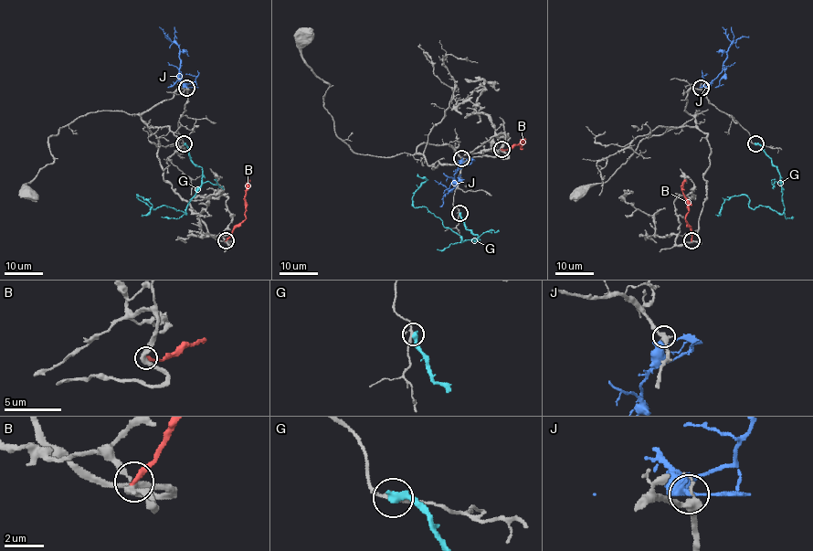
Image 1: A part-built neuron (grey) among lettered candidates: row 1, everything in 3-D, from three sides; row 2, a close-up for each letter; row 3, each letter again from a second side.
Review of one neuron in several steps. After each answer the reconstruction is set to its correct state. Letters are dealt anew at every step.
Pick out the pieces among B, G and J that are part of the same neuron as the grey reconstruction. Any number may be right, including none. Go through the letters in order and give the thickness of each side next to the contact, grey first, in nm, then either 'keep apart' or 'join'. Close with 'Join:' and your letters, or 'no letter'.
B: calibres 360 and 320 nm; keep apart
G: calibres 190 and 440 nm; keep apart
J: calibres 280 and 190 nm; keep apart
Join: no letter

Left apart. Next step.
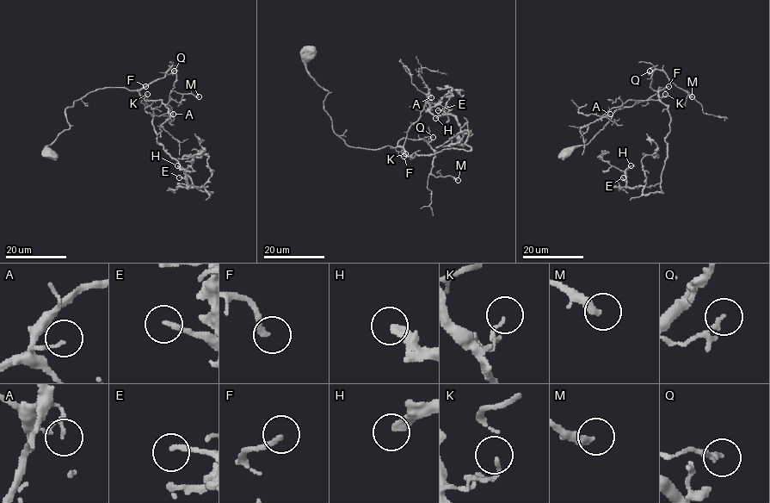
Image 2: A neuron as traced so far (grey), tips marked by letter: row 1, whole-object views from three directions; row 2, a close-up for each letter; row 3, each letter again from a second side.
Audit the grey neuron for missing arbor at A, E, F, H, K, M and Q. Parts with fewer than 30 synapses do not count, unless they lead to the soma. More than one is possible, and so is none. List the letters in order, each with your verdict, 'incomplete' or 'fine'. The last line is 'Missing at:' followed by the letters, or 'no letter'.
A: fine
E: fine
F: incomplete
H: incomplete
K: fine
M: incomplete
Q: fine
Missing at: F, H, M

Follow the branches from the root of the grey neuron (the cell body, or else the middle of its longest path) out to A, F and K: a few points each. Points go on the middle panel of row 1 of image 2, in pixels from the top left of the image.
A: (305, 54), (306, 71), (328, 90), (323, 109), (332, 129), (348, 145), (403, 146), (427, 96), (431, 97)
F: (305, 54), (306, 71), (328, 90), (323, 109), (333, 131), (348, 145), (370, 149), (389, 145), (403, 156)
K: (305, 54), (306, 71), (328, 90), (323, 109), (336, 134), (355, 148), (402, 146), (405, 153)

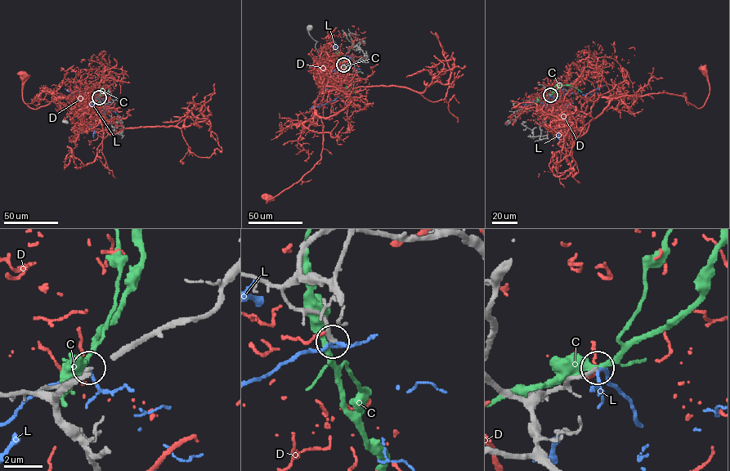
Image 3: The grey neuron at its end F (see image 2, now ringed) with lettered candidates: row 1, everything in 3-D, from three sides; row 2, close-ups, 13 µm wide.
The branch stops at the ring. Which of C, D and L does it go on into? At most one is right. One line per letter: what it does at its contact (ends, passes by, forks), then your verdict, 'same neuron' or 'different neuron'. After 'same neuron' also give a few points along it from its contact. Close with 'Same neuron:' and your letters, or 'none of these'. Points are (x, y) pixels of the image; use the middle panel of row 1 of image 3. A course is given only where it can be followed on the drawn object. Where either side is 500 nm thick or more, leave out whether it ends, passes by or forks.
C: it forks; different neuron
D: it ends; different neuron
L: it forks; different neuron
Same neuron: none of these

